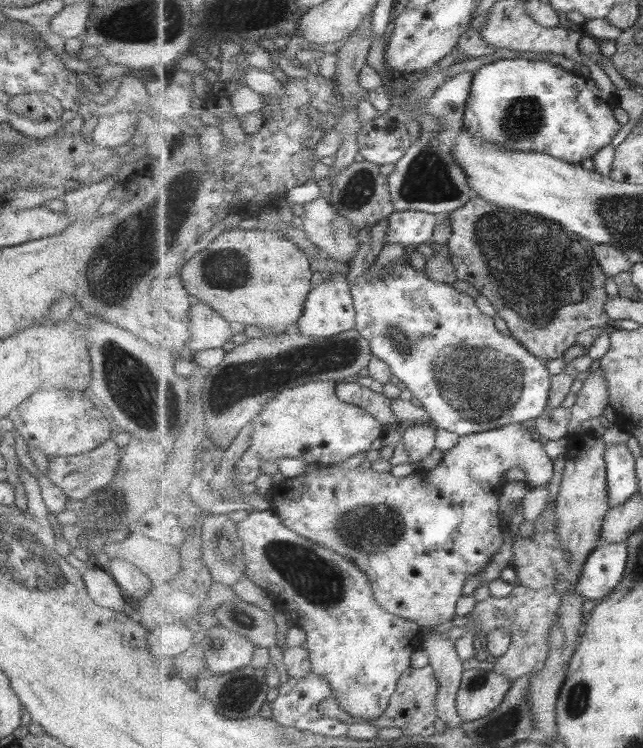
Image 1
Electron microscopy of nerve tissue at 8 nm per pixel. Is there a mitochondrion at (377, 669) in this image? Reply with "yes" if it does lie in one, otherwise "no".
no

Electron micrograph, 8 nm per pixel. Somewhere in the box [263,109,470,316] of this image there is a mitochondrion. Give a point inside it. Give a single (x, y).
(357, 191)

